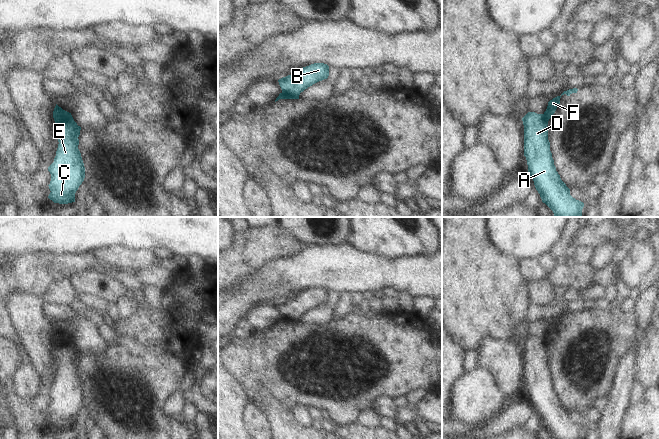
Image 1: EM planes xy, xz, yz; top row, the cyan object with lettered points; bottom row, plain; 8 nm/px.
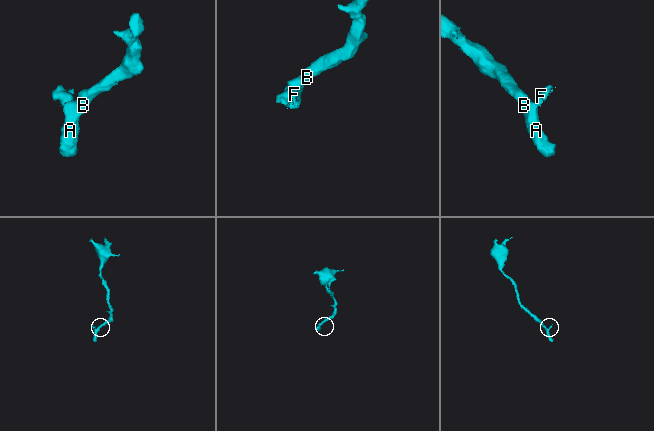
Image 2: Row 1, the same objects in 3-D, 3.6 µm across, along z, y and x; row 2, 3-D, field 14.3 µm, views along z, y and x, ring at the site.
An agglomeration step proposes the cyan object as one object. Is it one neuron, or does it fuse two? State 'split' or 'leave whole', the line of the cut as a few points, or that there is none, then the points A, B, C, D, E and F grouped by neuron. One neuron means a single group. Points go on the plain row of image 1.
split; cut xy (74, 345), (57, 349); groups A B C D E / F

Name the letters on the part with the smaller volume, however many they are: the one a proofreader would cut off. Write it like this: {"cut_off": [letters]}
{"cut_off": ["F"]}

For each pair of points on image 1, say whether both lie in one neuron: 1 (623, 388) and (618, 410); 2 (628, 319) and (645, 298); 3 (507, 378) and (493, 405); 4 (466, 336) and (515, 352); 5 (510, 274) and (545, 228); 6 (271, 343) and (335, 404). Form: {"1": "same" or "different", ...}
{"1": "same", "2": "different", "3": "different", "4": "different", "5": "different", "6": "same"}

